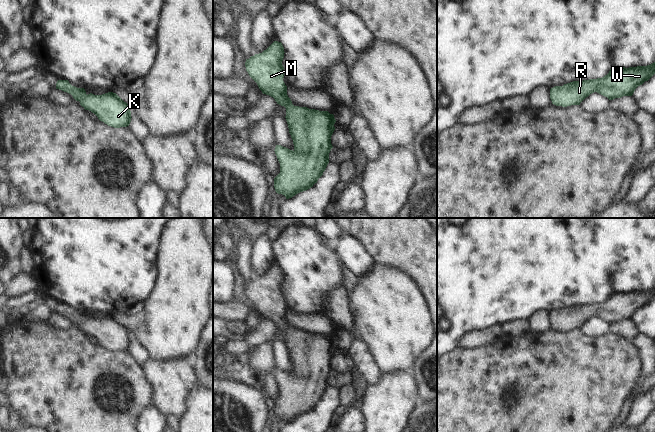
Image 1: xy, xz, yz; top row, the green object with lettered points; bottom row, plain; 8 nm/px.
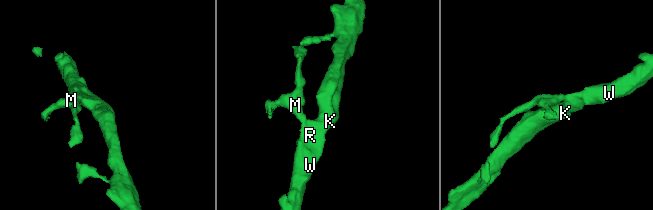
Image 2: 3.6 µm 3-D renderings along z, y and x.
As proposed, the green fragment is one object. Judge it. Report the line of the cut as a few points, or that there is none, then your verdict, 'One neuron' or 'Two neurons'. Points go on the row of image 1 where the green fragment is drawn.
No split. One neuron.

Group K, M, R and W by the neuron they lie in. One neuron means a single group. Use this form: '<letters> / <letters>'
K M R W

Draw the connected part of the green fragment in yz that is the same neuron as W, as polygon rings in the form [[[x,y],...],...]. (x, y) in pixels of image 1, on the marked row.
[[[655,62],[647,66],[612,67],[602,78],[573,81],[550,89],[550,99],[556,106],[580,105],[590,94],[597,92],[609,100],[632,96],[635,89],[655,74]]]

